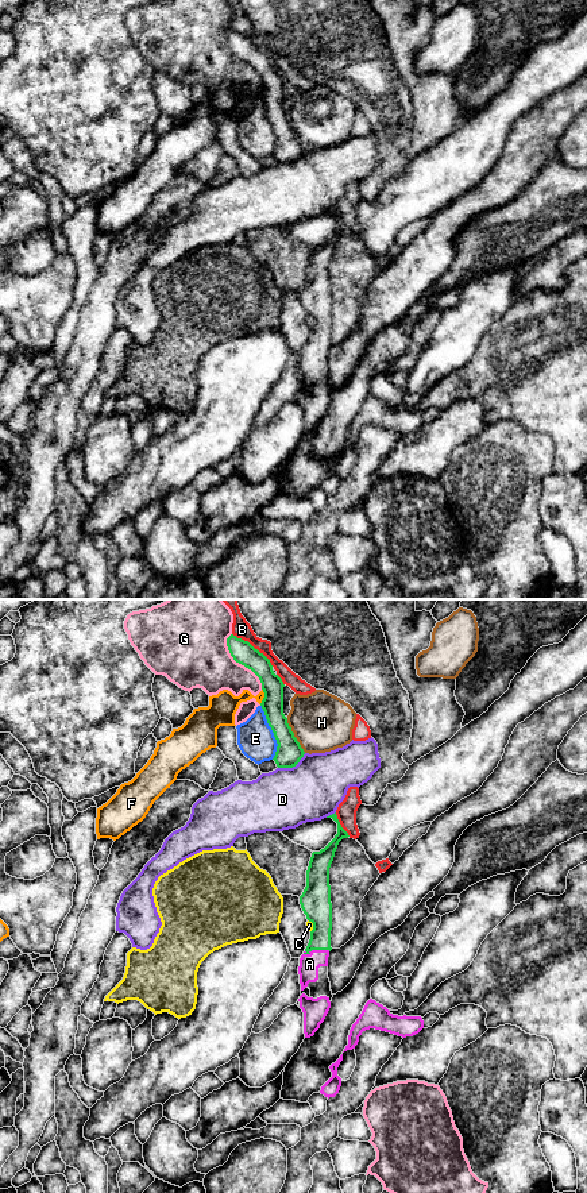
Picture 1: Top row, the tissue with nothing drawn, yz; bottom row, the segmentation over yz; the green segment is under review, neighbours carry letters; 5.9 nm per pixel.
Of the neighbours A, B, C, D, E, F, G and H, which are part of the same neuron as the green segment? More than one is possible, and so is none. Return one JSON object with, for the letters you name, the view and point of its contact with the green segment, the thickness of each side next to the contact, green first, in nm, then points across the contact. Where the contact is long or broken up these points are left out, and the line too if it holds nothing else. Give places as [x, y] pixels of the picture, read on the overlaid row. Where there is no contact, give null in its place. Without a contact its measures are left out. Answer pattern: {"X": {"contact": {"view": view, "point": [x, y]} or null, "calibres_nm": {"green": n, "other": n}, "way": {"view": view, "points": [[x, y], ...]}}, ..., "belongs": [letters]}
{"A": {"contact": {"view": "yz", "point": [316, 949]}, "calibres_nm": {"green": 170, "other": 120}, "way": {"view": "yz", "points": [[317, 907], [316, 949], [309, 964]]}}, "belongs": ["A"]}

